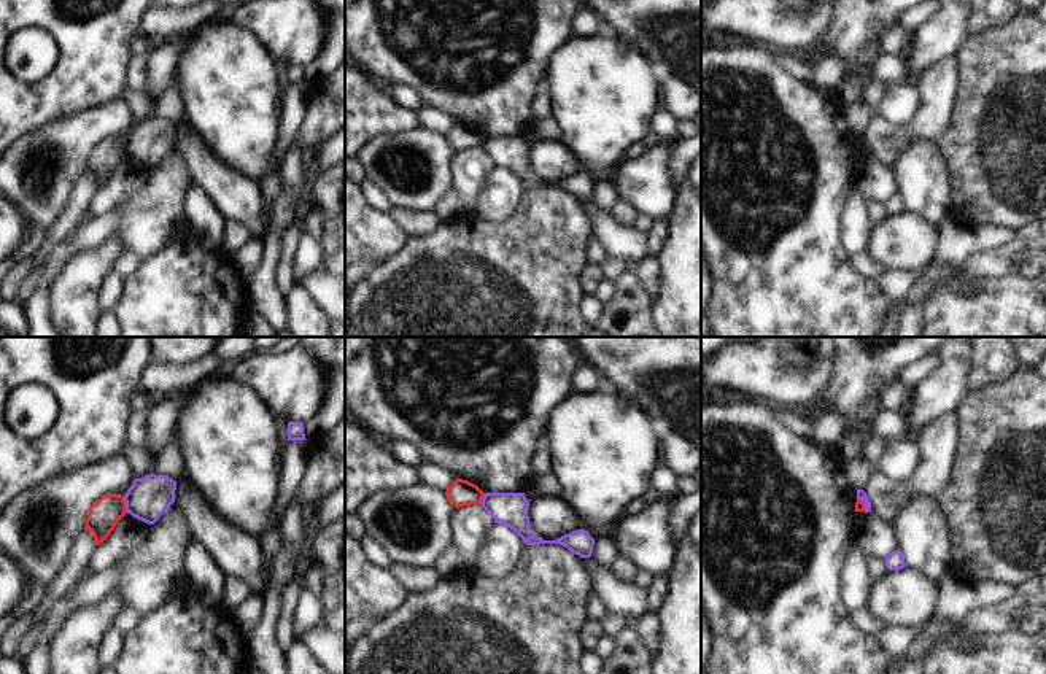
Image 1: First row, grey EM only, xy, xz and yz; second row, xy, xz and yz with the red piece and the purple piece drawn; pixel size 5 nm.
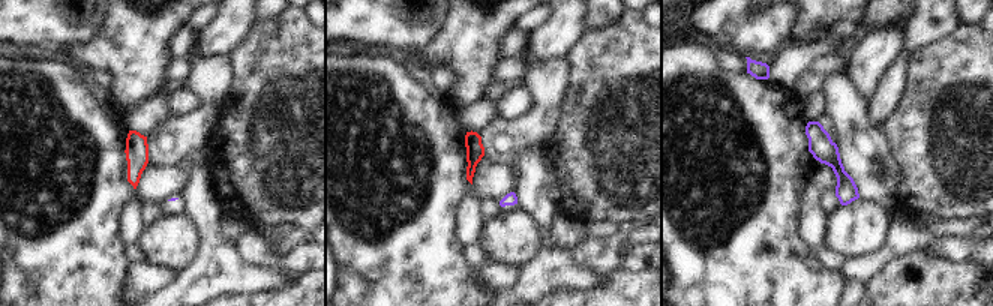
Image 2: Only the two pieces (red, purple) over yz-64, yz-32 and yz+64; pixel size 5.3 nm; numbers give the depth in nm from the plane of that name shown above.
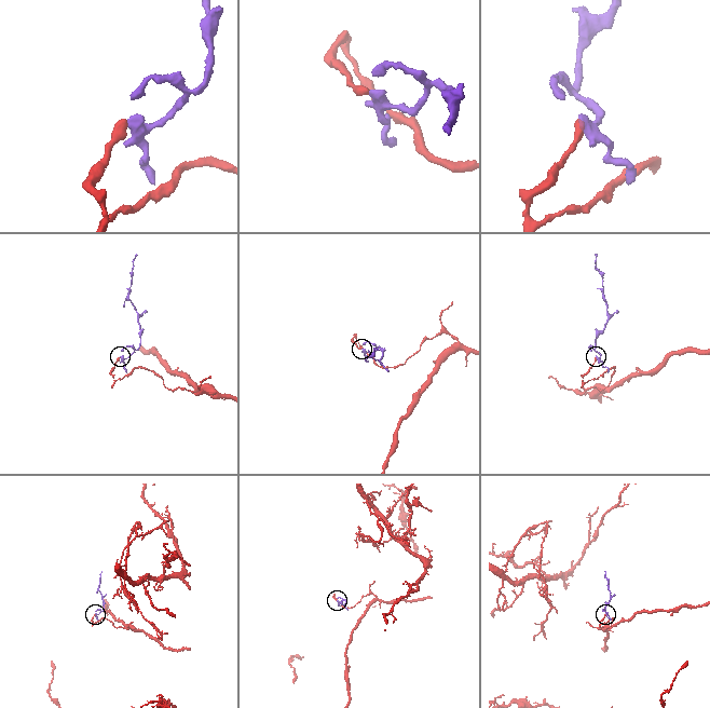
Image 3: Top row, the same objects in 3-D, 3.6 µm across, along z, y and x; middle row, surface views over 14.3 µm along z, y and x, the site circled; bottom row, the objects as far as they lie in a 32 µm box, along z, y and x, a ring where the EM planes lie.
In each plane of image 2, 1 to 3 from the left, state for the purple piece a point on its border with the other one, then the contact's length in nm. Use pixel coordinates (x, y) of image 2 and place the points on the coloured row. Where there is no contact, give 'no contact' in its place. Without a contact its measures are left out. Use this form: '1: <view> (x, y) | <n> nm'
1: no contact
2: no contact
3: no contact

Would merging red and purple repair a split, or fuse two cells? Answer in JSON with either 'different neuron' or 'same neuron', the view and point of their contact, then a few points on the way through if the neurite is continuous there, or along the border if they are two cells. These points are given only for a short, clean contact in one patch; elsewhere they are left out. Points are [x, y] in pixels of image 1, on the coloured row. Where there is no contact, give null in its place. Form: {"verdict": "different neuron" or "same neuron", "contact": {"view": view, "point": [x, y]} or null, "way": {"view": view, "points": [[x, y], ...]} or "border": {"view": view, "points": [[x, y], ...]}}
{"verdict": "different neuron", "contact": {"view": "xy", "point": [124, 506]}, "border": {"view": "xy", "points": [[123, 498], [127, 512]]}}

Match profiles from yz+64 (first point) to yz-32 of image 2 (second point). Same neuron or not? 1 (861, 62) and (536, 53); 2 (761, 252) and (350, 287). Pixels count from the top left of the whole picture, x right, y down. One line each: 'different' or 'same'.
1: same
2: same

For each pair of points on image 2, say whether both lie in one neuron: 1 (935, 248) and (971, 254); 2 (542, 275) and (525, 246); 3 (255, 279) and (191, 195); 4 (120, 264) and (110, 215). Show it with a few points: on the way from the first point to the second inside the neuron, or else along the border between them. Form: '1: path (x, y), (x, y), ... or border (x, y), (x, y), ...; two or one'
1: path (944, 248), (962, 249); one
2: border (540, 224), (543, 246), (521, 269); two
3: path (233, 264), (213, 245), (207, 218); one
4: path (110, 252), (110, 227); one

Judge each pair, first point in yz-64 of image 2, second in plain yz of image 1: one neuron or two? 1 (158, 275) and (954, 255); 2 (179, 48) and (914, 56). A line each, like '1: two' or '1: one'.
1: one
2: two

